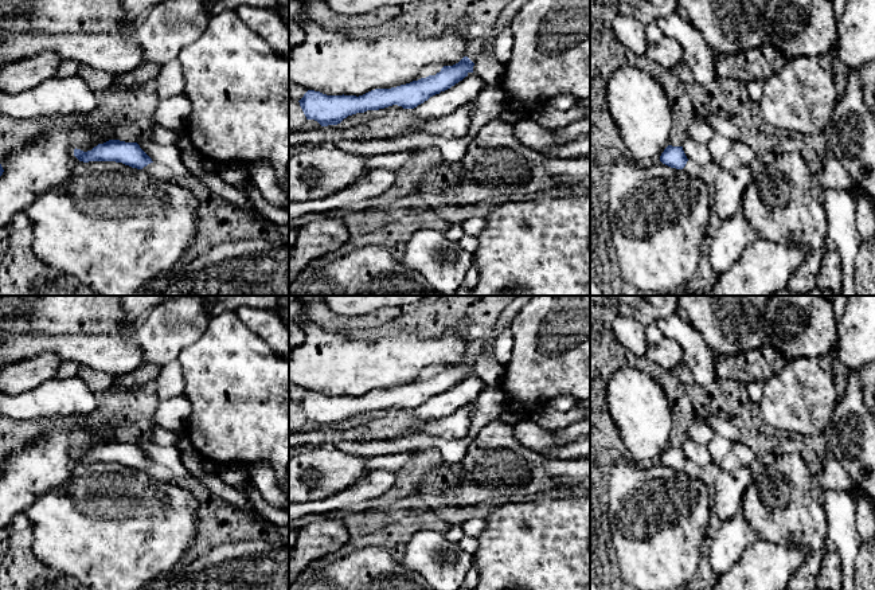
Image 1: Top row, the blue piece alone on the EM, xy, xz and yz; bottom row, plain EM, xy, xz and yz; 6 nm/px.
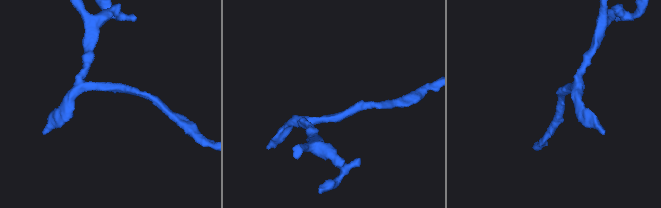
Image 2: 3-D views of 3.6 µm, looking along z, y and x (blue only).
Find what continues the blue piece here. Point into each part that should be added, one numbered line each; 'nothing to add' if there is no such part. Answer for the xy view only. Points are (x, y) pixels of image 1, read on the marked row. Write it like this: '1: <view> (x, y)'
nothing to add

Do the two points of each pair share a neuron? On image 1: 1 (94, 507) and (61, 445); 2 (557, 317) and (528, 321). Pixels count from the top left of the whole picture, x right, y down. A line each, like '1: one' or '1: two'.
1: two
2: one

